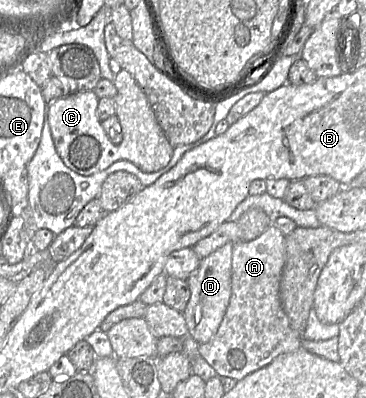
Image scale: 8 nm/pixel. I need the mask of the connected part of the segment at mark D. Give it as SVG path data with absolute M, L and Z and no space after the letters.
M228 242L205 258L191 273L187 282L190 298L182 312L189 335L199 344L209 342L216 334L225 315L231 297L231 270L233 242Z

